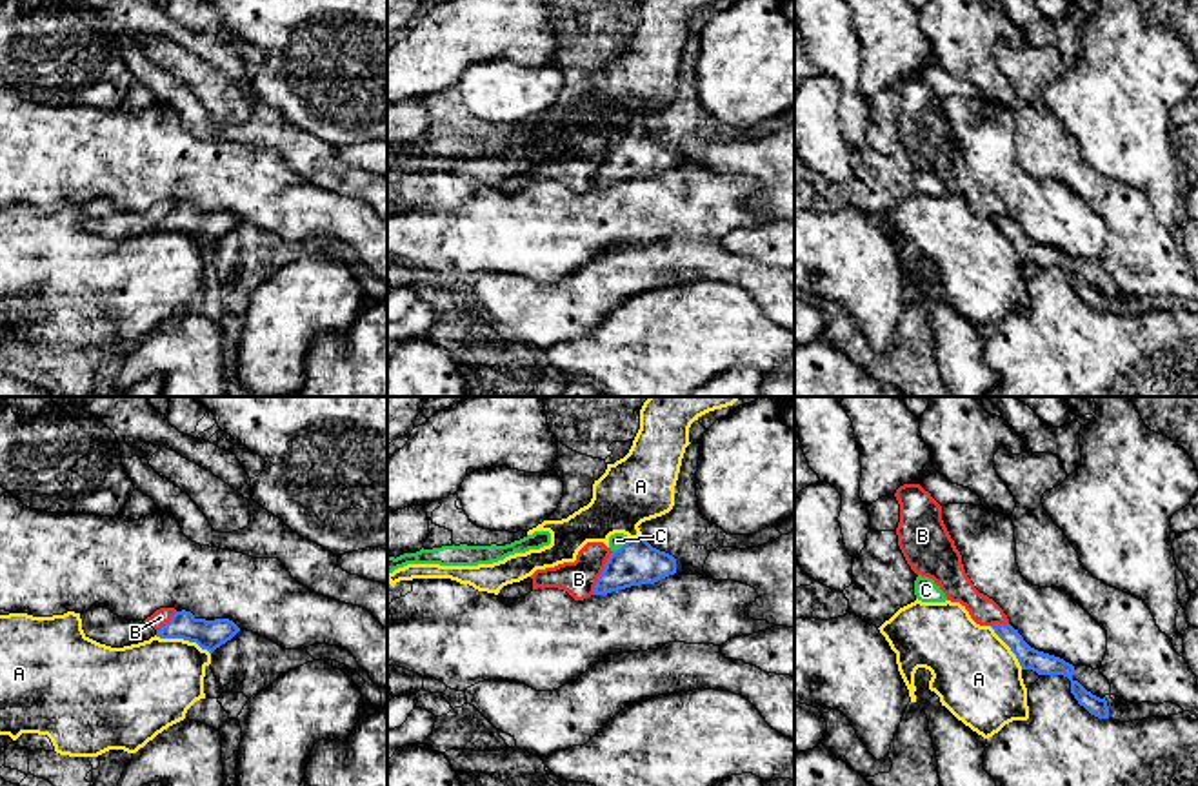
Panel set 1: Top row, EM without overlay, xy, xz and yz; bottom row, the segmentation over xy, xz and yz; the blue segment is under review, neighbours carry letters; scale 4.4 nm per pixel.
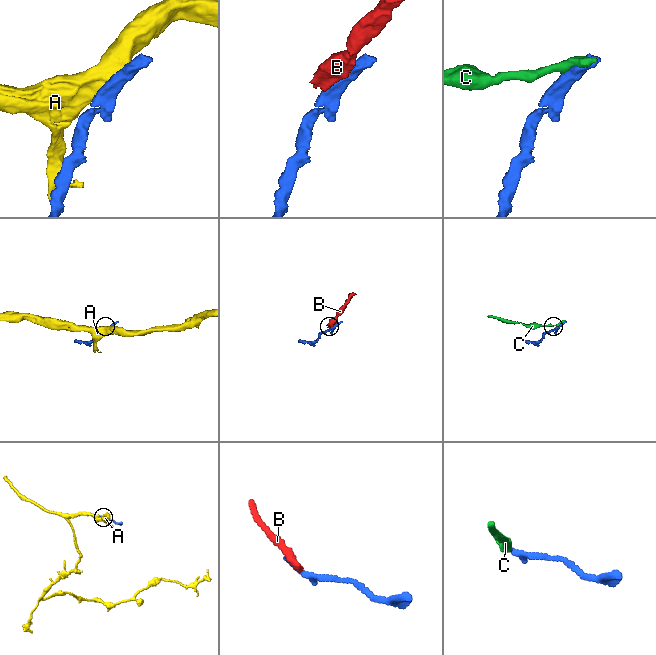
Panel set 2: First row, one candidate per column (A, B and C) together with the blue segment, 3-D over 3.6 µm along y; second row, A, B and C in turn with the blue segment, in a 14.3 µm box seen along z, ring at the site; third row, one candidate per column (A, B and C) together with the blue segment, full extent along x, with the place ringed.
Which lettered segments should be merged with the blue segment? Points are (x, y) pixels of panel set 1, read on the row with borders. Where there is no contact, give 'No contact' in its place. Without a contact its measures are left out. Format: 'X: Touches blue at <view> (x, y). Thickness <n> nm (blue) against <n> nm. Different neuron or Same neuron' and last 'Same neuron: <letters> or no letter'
A: Touches blue at xy (182, 637). Thickness 130 nm (blue) against 380 nm. Different neuron
B: Touches blue at xz (602, 574). Thickness 190 nm (blue) against 160 nm. Different neuron
C: Touches blue at xz (622, 546). Thickness 190 nm (blue) against 70 nm. Different neuron
Same neuron: no letter

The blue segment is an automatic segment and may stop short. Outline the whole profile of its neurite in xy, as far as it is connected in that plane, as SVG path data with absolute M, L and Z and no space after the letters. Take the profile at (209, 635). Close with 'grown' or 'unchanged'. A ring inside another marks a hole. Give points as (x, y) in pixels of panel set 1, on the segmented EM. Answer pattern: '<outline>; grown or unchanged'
M176 611L171 620L156 631L160 639L184 639L196 642L202 650L213 653L231 640L240 628L229 619L196 619L191 611Z; unchanged

